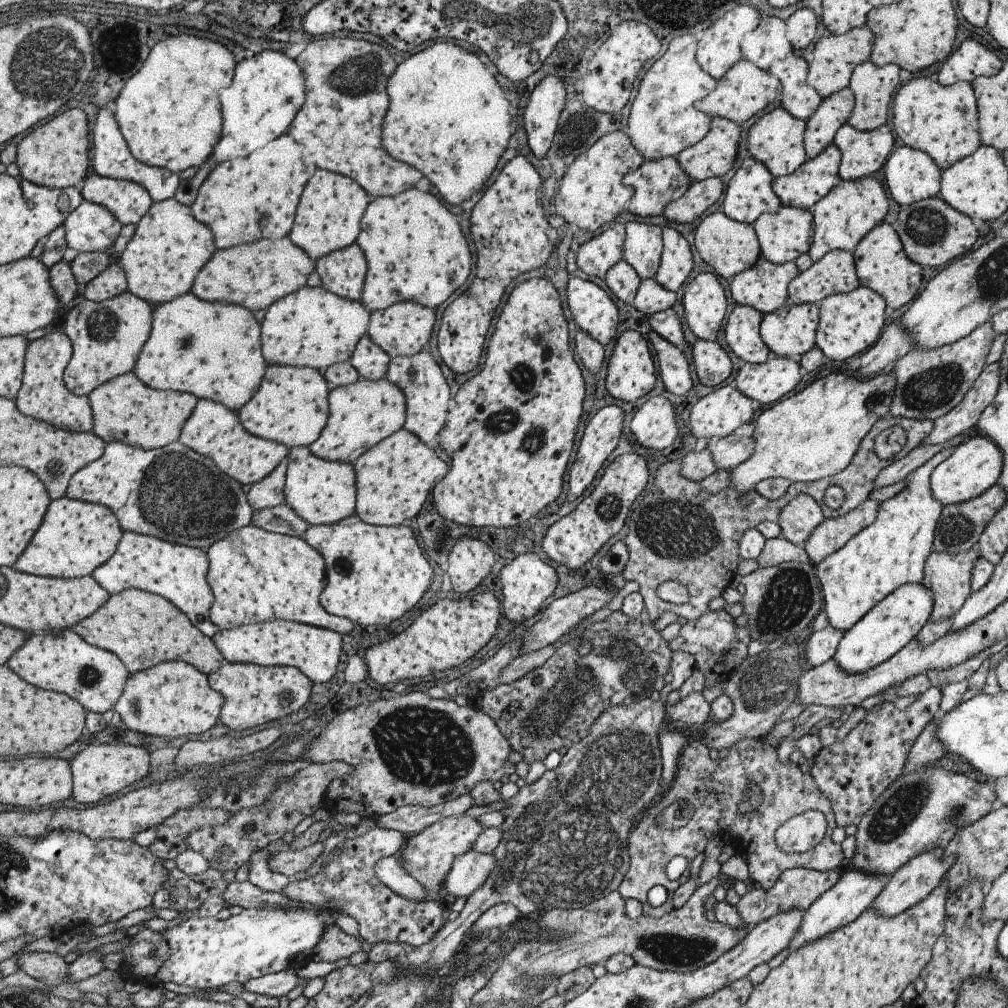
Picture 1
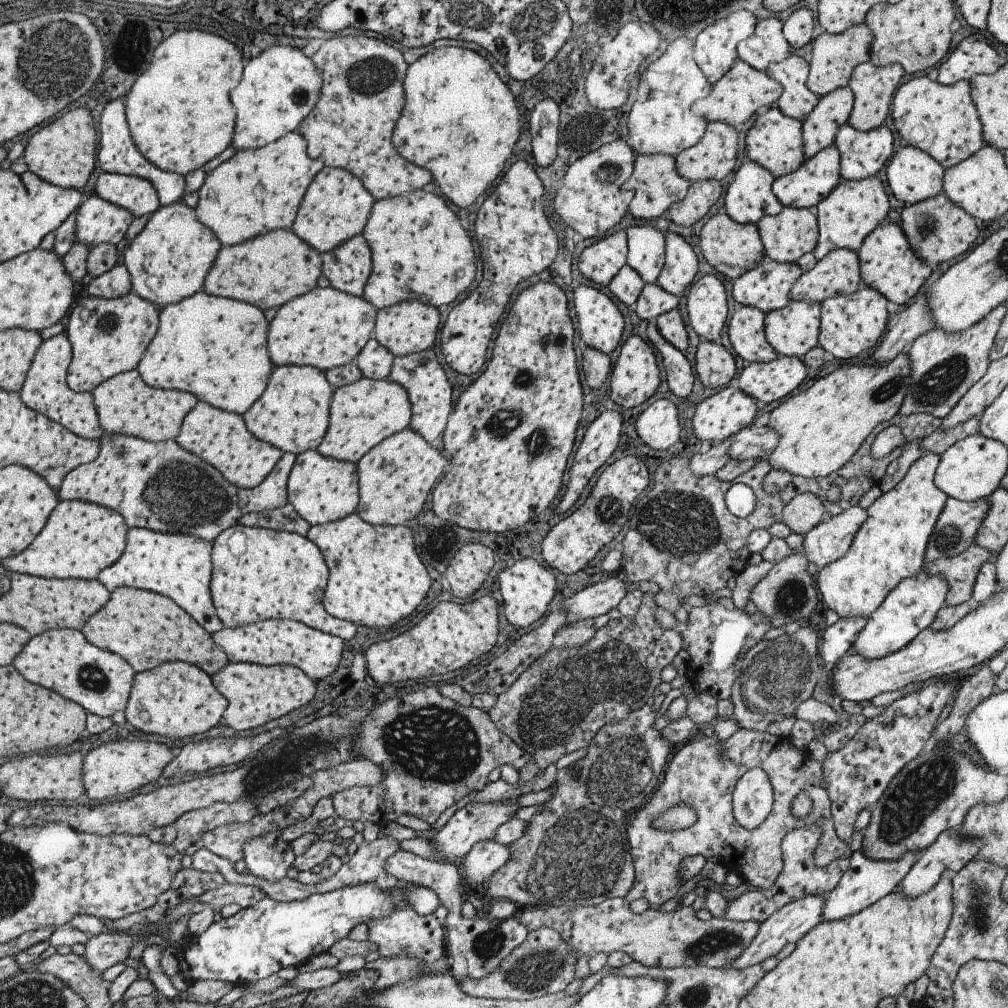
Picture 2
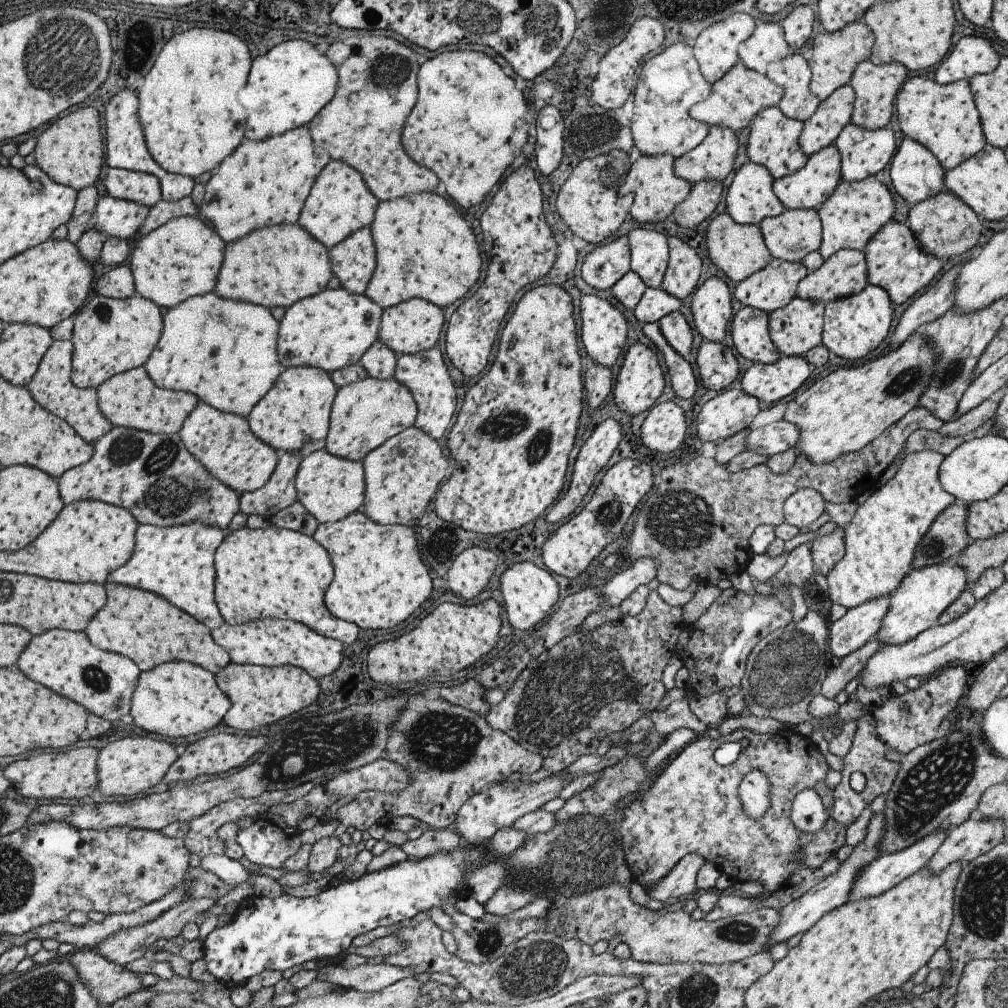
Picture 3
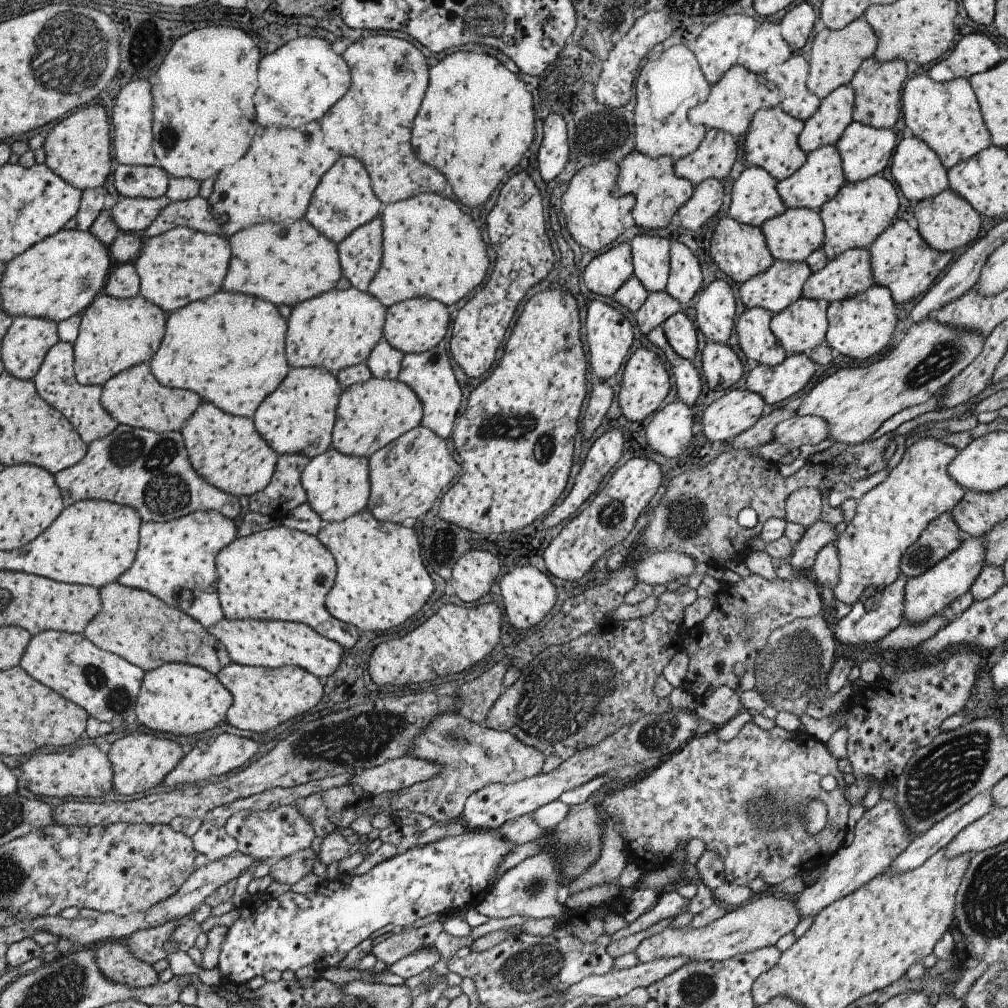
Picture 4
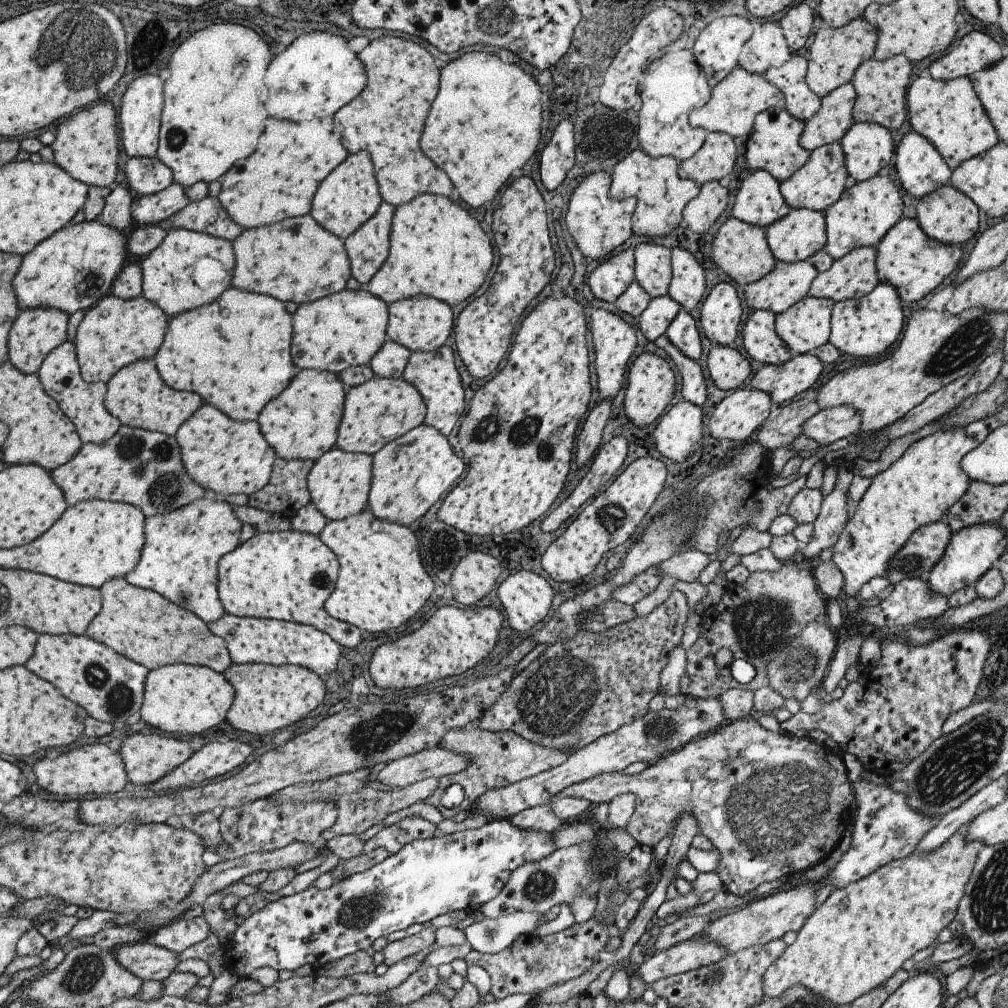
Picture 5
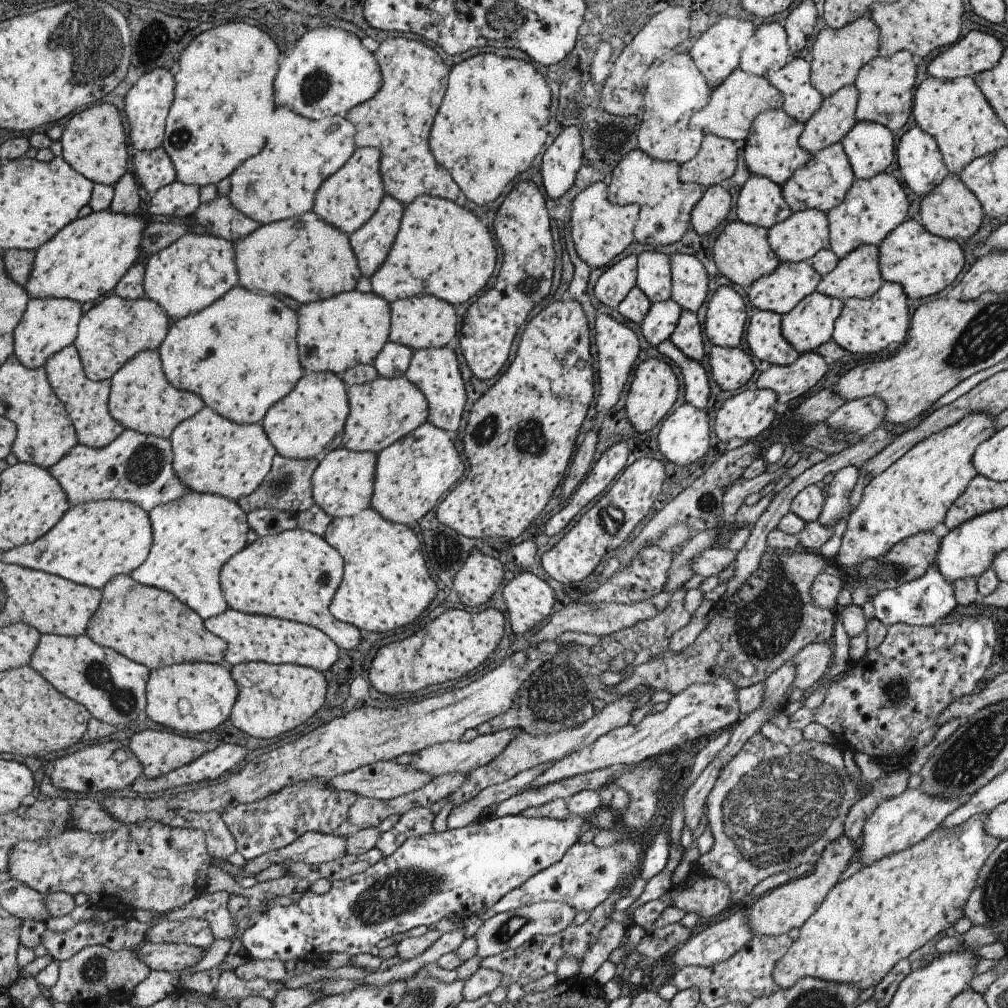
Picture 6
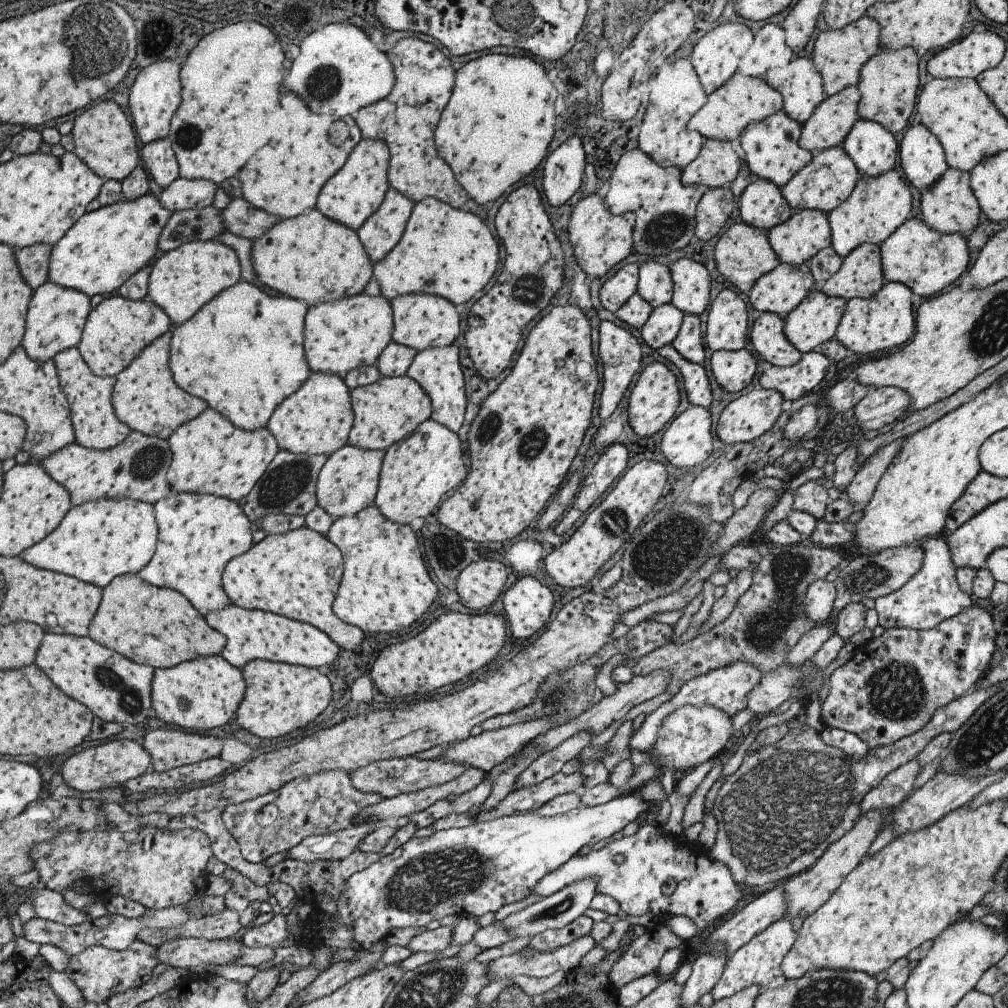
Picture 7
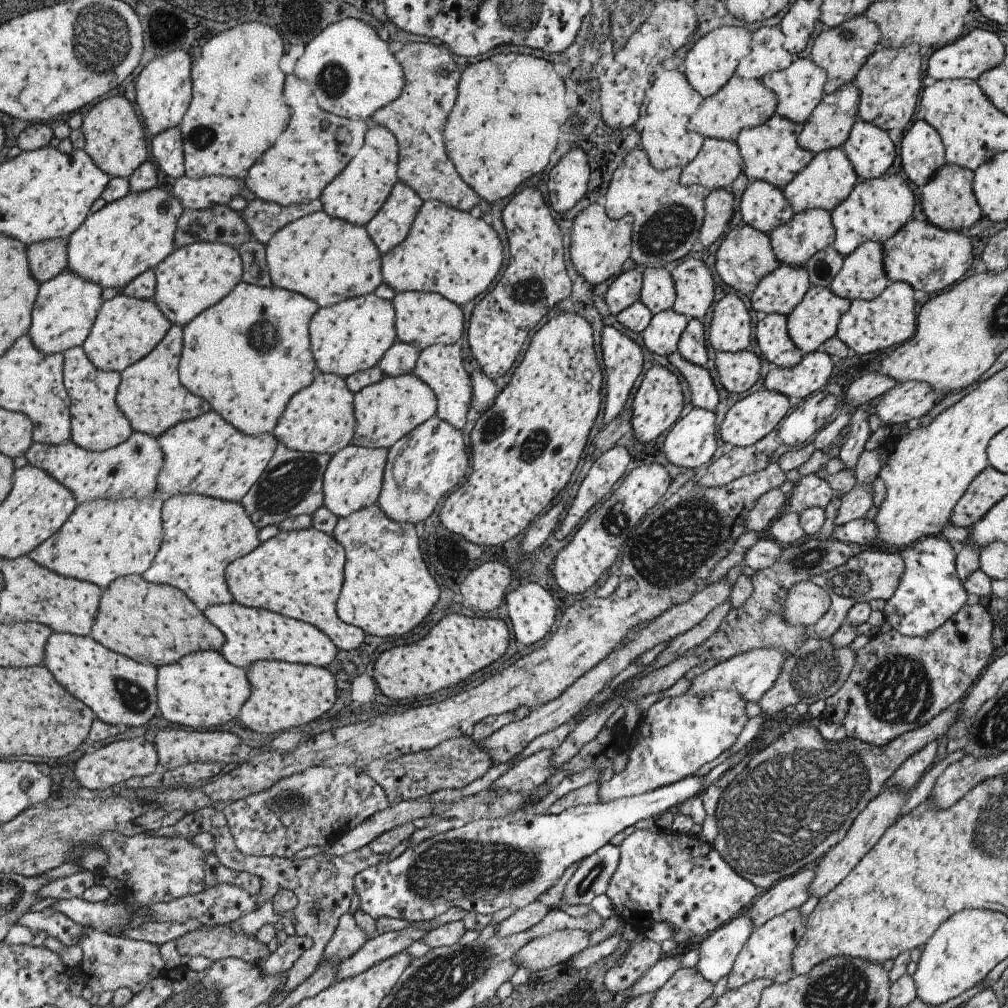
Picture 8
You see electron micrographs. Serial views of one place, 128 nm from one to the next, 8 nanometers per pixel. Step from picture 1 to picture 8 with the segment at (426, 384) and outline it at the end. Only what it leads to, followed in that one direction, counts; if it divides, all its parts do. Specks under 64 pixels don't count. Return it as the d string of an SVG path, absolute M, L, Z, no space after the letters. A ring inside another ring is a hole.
M459 342L453 345L438 343L421 350L413 368L413 373L428 386L431 386L435 392L437 398L436 415L438 415L438 418L462 430L464 424L466 424L466 414L468 414L470 408L473 390L470 376L462 365L461 344Z

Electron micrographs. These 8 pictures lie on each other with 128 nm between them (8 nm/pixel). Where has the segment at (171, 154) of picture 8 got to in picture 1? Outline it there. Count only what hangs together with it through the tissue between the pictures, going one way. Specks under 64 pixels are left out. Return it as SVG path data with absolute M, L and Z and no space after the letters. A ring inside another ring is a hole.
M92 174L82 182L83 200L105 206L123 224L137 224L153 205L149 192L137 182Z

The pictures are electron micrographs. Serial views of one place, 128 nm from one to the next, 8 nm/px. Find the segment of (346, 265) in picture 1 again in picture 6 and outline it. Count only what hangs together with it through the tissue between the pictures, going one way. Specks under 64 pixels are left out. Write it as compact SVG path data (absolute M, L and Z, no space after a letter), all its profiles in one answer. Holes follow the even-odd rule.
M385 195L378 210L349 240L364 276L371 277L386 260L399 231L406 205L390 195Z

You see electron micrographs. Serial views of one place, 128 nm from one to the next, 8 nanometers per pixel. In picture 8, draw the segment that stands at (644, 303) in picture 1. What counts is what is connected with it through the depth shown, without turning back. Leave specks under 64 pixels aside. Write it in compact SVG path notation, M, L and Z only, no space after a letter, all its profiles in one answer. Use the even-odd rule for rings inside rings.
M673 309L653 315L649 325L641 332L642 340L650 352L668 356L678 350L678 341L688 324L689 317Z

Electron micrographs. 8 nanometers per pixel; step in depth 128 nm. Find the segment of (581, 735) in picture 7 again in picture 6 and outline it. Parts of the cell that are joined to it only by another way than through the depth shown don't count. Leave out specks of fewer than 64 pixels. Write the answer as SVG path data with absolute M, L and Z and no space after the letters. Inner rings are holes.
M545 762L538 766L519 772L516 776L506 782L492 785L481 790L474 798L455 806L448 818L447 828L457 829L465 827L476 820L480 814L490 806L490 804L500 804L511 796L517 795L531 786L531 782L536 780L546 769L549 769L555 762Z

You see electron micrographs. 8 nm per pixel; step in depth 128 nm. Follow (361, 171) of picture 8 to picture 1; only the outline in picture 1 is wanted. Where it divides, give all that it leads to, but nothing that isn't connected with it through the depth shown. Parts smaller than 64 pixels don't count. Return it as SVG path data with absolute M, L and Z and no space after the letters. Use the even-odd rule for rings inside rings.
M316 169L301 194L290 240L304 249L316 262L320 257L357 242L361 222L371 196L352 178L326 170Z

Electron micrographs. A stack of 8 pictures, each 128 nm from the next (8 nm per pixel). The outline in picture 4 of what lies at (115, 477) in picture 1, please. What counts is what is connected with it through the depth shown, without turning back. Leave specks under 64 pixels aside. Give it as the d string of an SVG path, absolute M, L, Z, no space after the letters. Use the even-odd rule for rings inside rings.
M118 425L107 437L92 441L80 462L55 474L65 506L98 499L135 508L143 522L168 522L194 511L216 510L233 521L241 514L239 497L206 482L189 461L181 431L157 433Z

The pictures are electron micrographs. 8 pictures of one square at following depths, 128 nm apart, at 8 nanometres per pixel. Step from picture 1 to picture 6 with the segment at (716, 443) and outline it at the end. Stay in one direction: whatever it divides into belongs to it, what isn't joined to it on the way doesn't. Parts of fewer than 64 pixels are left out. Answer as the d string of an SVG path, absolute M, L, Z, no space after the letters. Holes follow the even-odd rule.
M867 396L844 403L836 412L833 412L825 421L829 428L845 433L848 437L858 434L866 436L878 427L885 425L887 404L879 396Z

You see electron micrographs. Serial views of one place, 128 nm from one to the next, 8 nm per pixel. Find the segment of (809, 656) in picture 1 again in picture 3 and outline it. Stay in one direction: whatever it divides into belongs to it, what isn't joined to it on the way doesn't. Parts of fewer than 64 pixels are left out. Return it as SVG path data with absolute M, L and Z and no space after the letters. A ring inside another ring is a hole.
M886 595L849 608L844 616L832 622L829 650L833 662L858 650L866 642L875 640L882 628L892 596Z

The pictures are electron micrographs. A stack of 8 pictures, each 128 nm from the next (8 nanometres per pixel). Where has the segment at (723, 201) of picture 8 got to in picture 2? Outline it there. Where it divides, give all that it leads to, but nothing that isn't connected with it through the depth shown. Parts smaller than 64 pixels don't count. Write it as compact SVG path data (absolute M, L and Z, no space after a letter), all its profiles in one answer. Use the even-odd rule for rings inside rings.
M708 179L691 183L686 196L670 206L666 216L678 226L692 226L704 218L722 196L722 182Z

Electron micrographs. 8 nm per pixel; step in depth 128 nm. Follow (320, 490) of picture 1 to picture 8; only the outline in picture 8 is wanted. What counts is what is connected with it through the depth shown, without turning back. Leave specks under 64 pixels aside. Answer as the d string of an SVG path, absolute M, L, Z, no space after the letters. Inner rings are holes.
M352 444L334 453L323 474L323 506L337 517L347 517L376 504L382 490L388 453L389 449L371 449Z

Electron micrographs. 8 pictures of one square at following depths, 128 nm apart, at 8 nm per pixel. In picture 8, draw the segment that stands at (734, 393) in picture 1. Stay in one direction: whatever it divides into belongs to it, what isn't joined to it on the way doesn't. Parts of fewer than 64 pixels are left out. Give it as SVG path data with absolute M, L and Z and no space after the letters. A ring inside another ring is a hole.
M760 390L738 401L728 410L724 421L720 425L722 440L735 447L747 447L770 434L778 428L781 420L790 410L789 398L776 391Z

